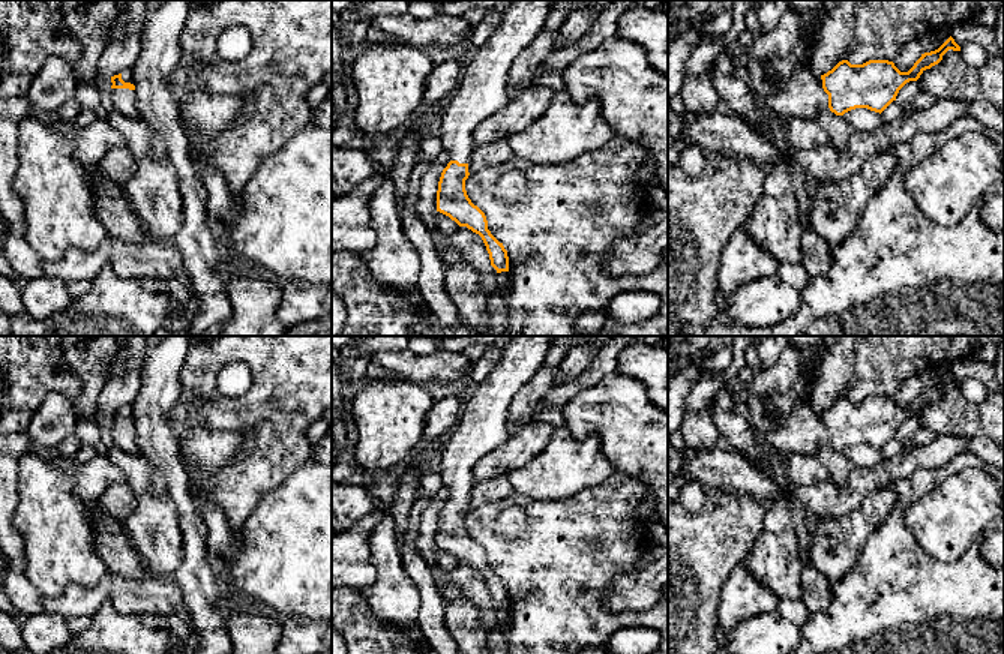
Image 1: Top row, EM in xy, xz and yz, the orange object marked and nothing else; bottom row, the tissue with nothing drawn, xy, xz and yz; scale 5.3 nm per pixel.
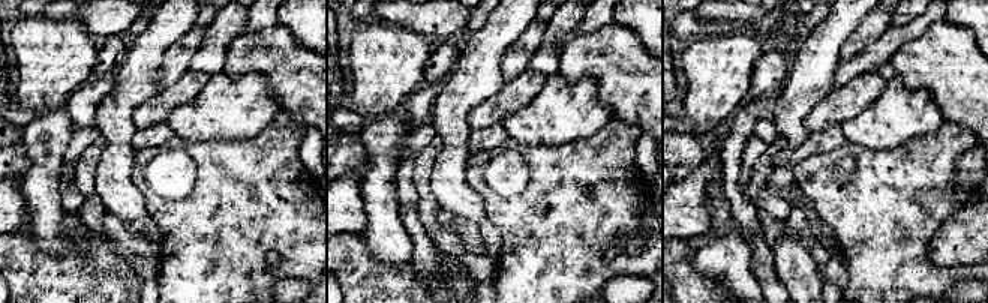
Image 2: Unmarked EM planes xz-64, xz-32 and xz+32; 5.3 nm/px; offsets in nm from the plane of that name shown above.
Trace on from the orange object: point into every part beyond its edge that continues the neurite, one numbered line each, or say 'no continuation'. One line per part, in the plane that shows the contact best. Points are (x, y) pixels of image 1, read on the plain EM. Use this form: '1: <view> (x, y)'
1: yz (803, 432)

